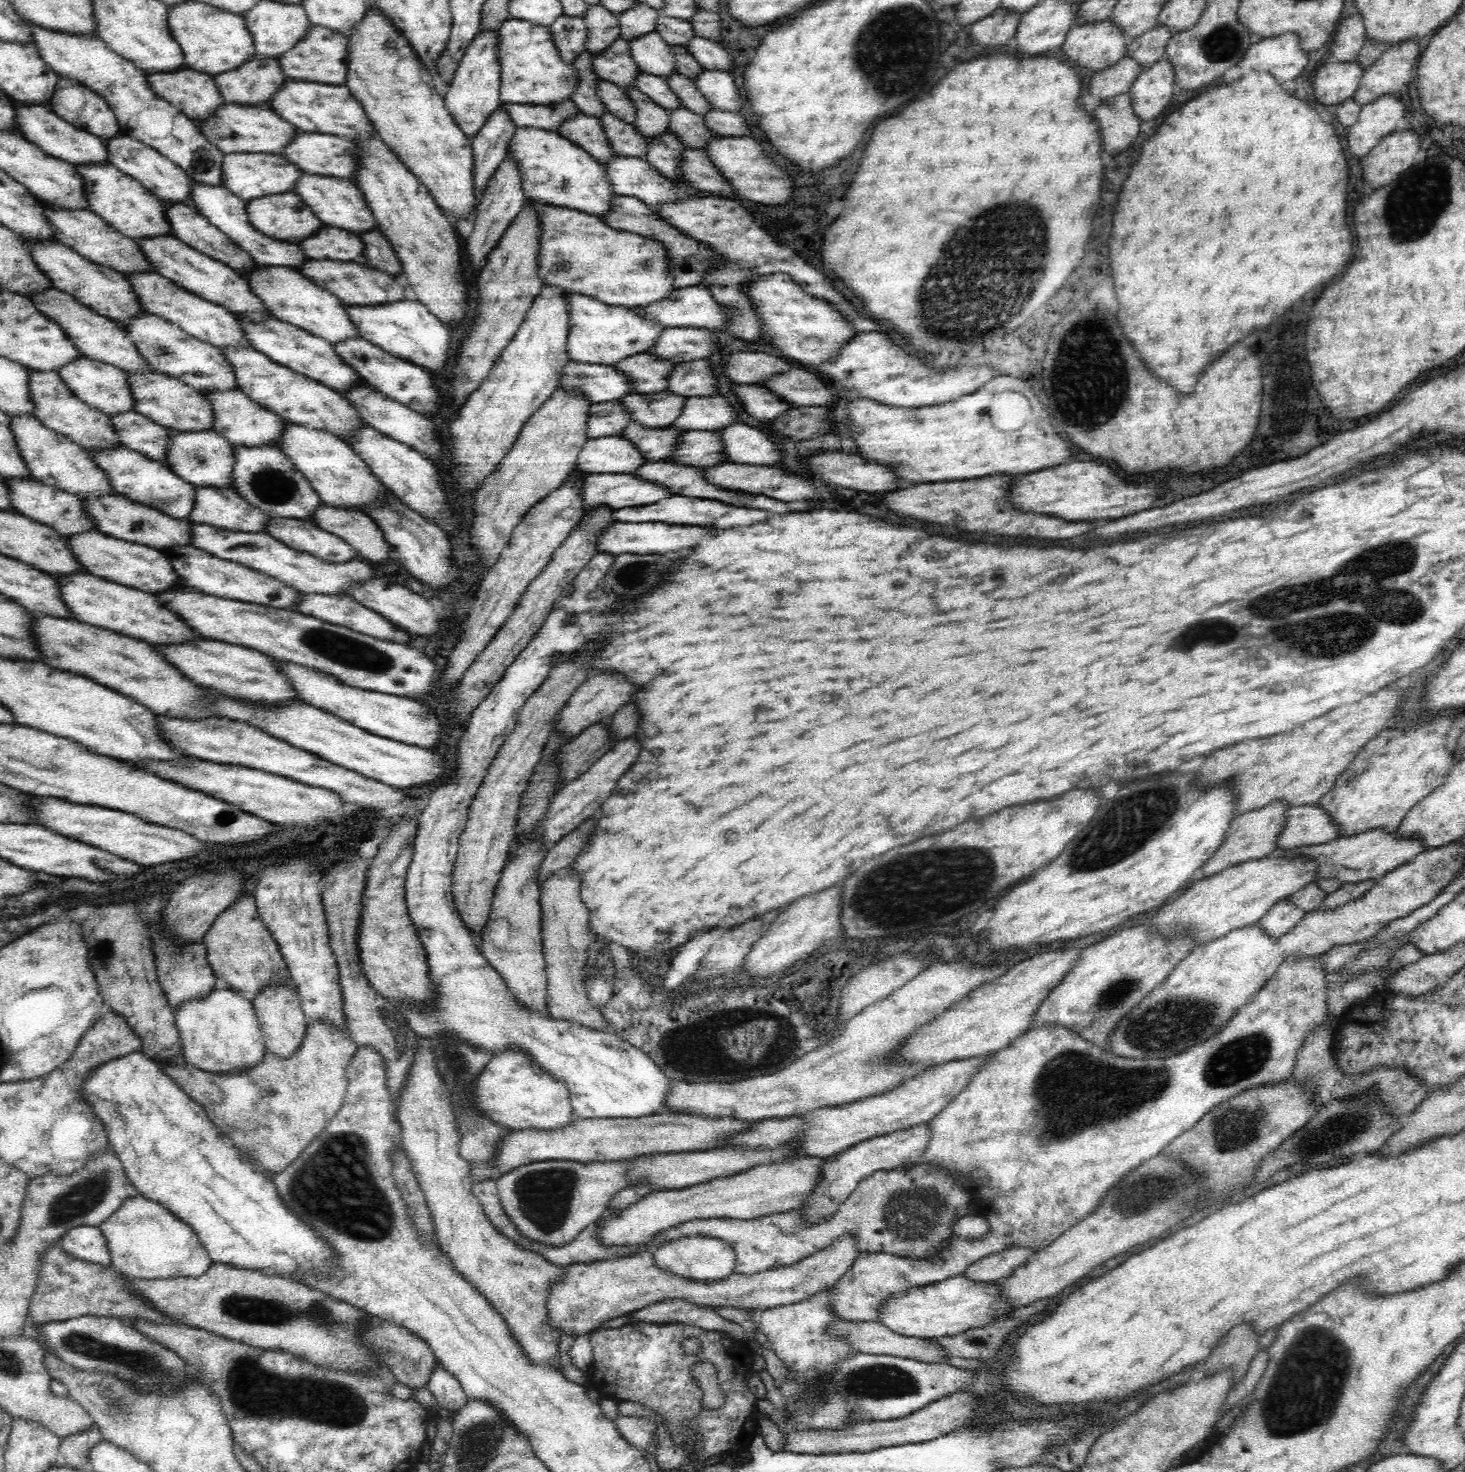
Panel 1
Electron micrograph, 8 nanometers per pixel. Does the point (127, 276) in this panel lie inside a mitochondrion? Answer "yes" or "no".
no

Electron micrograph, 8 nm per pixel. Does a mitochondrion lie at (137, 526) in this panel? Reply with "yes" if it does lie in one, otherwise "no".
no

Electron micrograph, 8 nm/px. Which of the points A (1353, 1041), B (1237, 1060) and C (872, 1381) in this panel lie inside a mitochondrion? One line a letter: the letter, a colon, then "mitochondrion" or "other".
A: other
B: mitochondrion
C: mitochondrion

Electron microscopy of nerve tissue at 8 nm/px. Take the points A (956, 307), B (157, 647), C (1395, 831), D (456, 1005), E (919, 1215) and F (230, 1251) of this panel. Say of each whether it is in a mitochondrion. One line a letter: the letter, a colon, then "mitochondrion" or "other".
A: mitochondrion
B: other
C: other
D: other
E: mitochondrion
F: other

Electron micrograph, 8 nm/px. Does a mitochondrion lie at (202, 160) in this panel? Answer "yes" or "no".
yes

